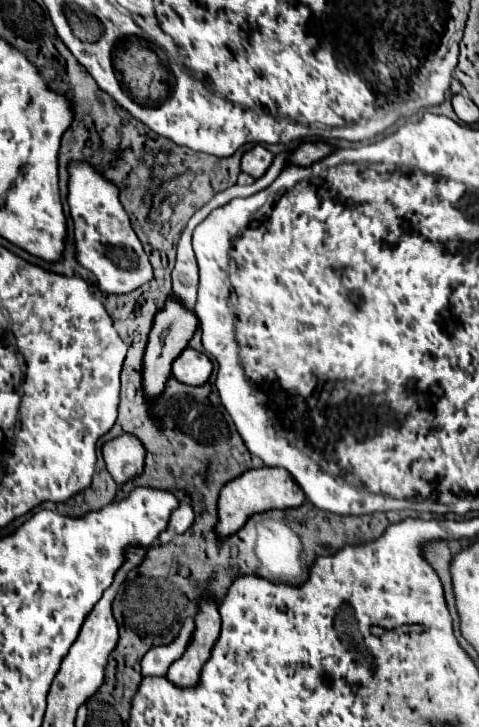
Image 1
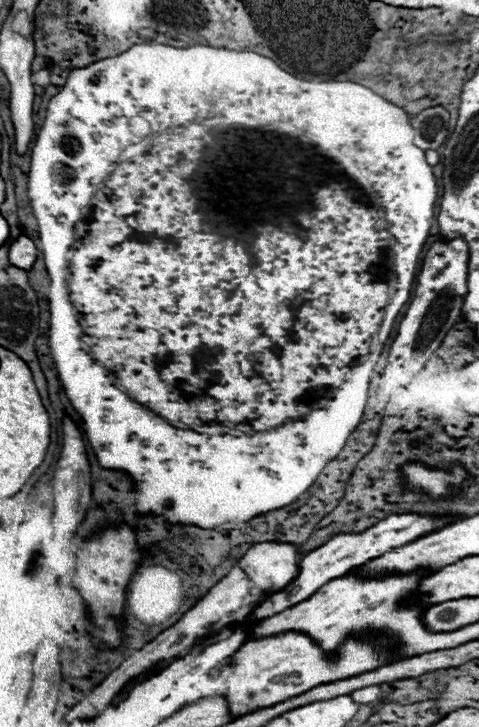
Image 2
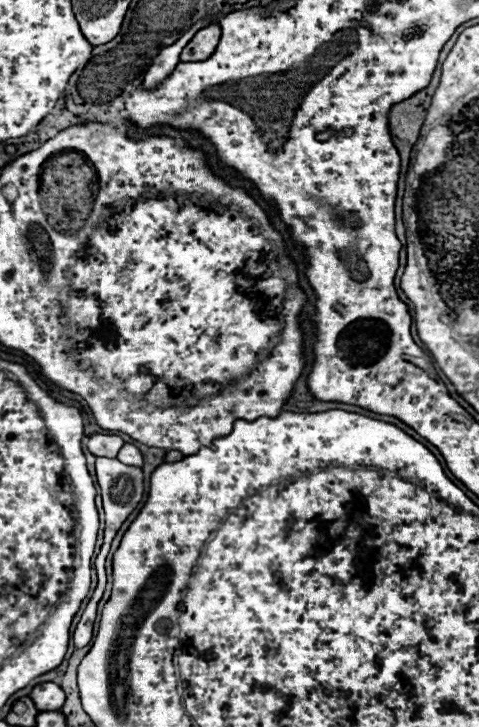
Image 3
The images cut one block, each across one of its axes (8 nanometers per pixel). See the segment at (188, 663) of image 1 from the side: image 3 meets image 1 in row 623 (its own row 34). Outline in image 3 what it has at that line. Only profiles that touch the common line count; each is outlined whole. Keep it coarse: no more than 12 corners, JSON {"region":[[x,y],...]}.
{"region":[[206,26],[186,44],[182,62],[206,60],[220,40],[220,26]]}

